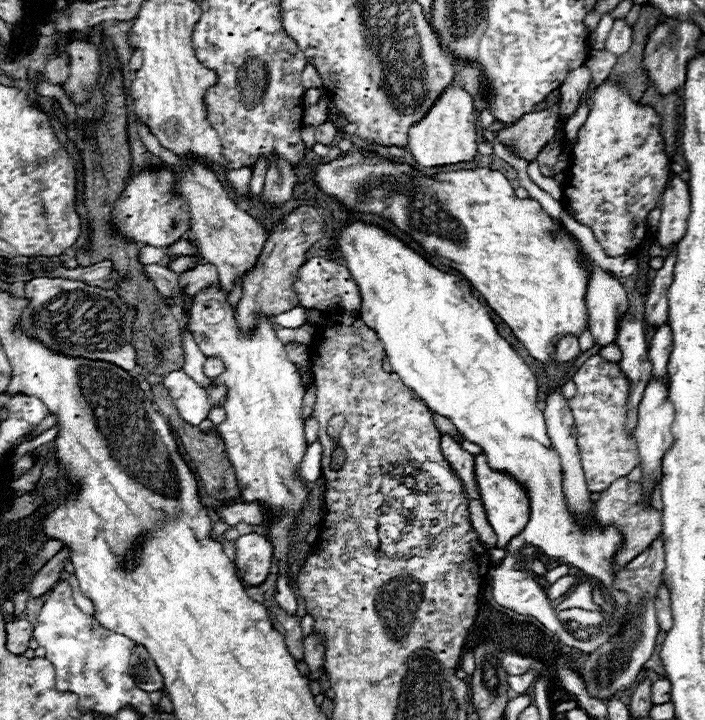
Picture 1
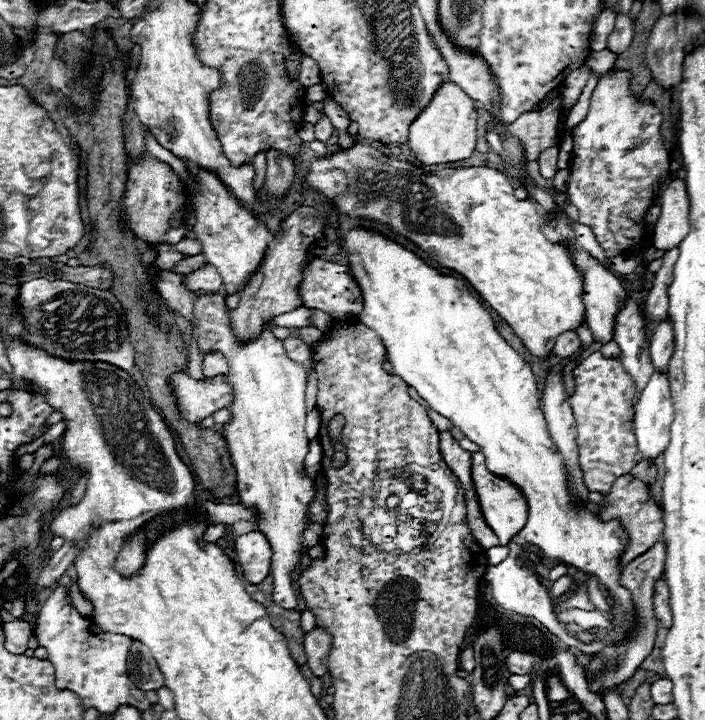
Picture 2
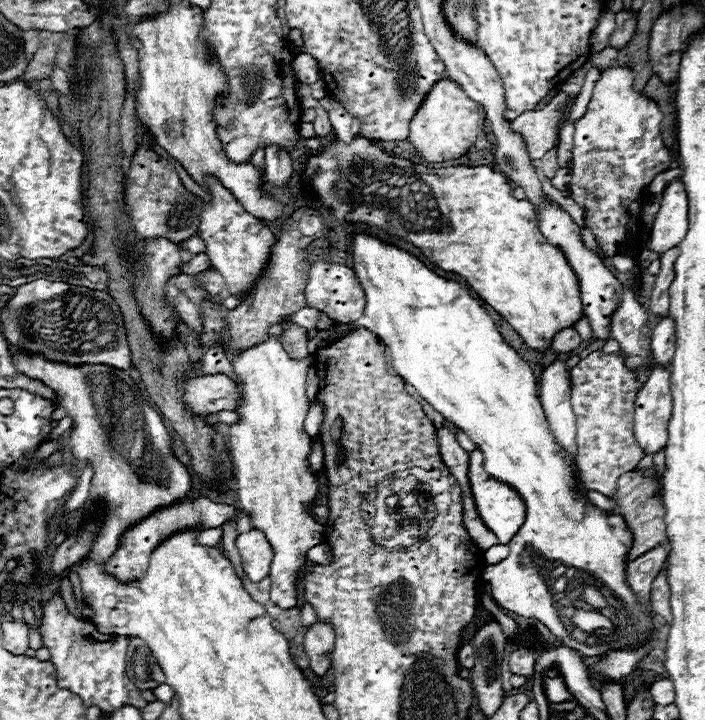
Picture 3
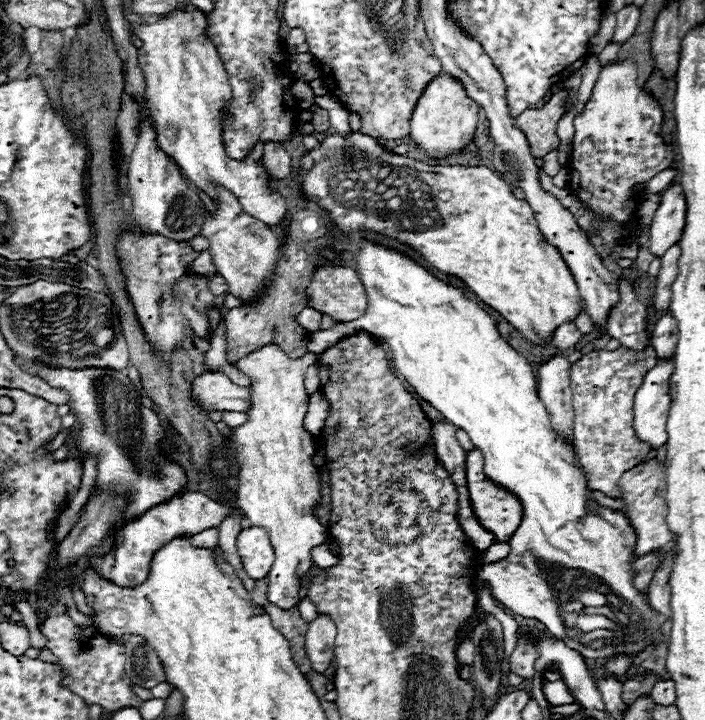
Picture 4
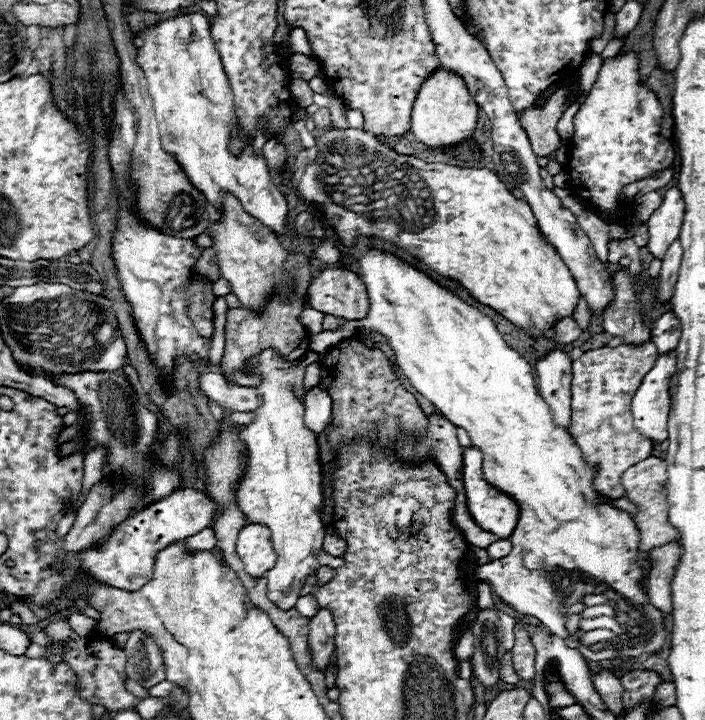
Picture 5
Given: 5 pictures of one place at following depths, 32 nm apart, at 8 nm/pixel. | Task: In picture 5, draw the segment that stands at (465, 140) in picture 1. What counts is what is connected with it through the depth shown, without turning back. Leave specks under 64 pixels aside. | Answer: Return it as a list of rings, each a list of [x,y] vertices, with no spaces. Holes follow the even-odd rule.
[[[440,68],[436,74],[432,74],[420,88],[418,98],[412,108],[412,122],[410,130],[416,136],[418,142],[426,144],[428,148],[450,148],[458,146],[464,140],[472,138],[478,122],[478,104],[468,94],[464,80],[460,76],[446,72]]]

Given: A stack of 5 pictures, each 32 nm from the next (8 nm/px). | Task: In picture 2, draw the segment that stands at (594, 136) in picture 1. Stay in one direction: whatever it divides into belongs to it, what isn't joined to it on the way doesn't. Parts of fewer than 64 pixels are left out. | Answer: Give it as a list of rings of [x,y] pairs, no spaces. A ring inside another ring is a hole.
[[[610,72],[594,88],[588,116],[574,132],[570,182],[566,186],[568,200],[580,210],[580,222],[594,230],[596,240],[610,258],[620,256],[642,242],[642,238],[646,236],[644,216],[648,208],[654,206],[660,198],[656,184],[670,172],[670,156],[660,136],[662,114],[652,104],[644,104],[632,96],[632,92],[628,90],[628,78],[628,72]]]

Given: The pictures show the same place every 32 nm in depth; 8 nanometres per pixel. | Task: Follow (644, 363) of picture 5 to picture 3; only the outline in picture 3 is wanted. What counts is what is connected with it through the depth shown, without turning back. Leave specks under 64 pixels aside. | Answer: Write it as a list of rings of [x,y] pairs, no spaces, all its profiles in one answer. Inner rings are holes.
[[[592,352],[584,360],[580,360],[572,368],[572,408],[576,416],[576,446],[578,446],[578,468],[582,472],[584,486],[588,490],[598,490],[604,496],[612,496],[616,492],[616,480],[624,474],[634,470],[636,464],[642,460],[644,452],[634,440],[634,430],[632,430],[632,418],[634,418],[634,398],[638,392],[640,384],[636,376],[624,366],[624,354],[602,354]]]

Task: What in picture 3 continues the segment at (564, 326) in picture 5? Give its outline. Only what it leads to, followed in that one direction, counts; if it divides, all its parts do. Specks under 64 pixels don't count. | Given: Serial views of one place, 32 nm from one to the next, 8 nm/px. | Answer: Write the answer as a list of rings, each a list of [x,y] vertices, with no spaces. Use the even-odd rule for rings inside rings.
[[[566,328],[566,330],[558,332],[558,336],[552,342],[552,348],[558,354],[570,354],[570,352],[574,352],[580,346],[580,342],[582,340],[580,340],[578,332],[574,328]]]

